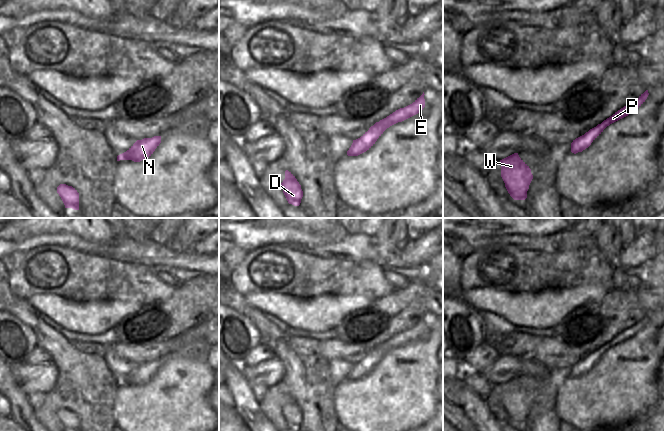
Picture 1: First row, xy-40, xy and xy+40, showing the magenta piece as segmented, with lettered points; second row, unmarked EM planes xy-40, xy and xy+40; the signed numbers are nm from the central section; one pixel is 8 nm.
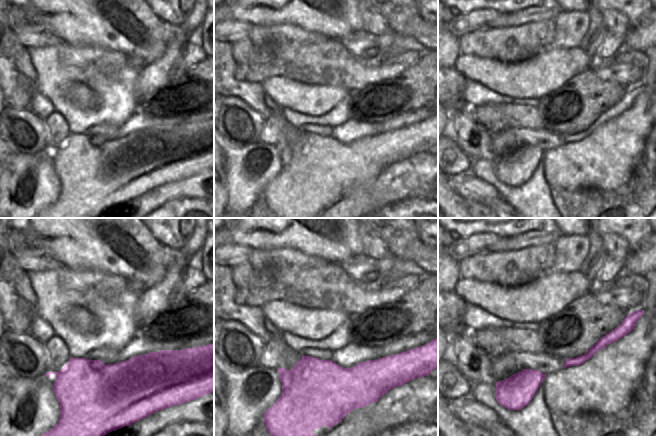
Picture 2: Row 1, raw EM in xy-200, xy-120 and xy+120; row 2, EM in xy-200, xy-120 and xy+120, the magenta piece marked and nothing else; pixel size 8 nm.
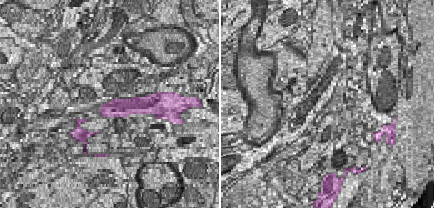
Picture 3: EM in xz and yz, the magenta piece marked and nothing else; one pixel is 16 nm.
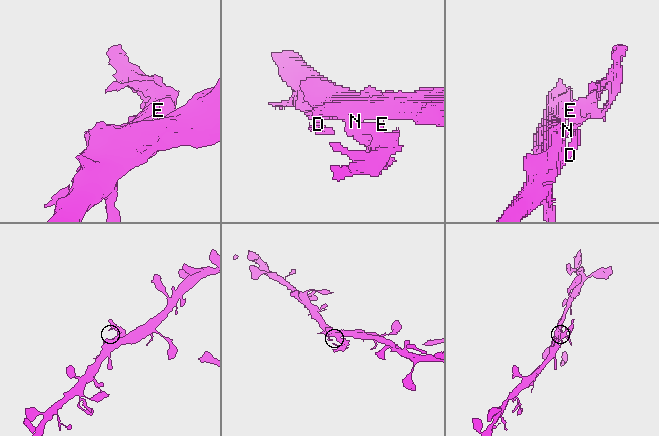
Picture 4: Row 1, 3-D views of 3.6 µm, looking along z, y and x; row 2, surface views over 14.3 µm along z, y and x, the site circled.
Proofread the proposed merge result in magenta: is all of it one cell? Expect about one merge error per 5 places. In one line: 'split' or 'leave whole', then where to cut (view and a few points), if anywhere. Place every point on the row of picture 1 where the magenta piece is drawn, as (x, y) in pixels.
split; cut in xy along (379, 121), (385, 129)

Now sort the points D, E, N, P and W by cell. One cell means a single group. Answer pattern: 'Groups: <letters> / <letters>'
Groups: D N W / E P

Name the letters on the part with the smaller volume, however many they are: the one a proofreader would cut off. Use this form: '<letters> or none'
E, P

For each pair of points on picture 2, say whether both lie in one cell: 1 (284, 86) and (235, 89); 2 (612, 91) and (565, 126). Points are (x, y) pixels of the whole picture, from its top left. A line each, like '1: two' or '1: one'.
1: two
2: one

